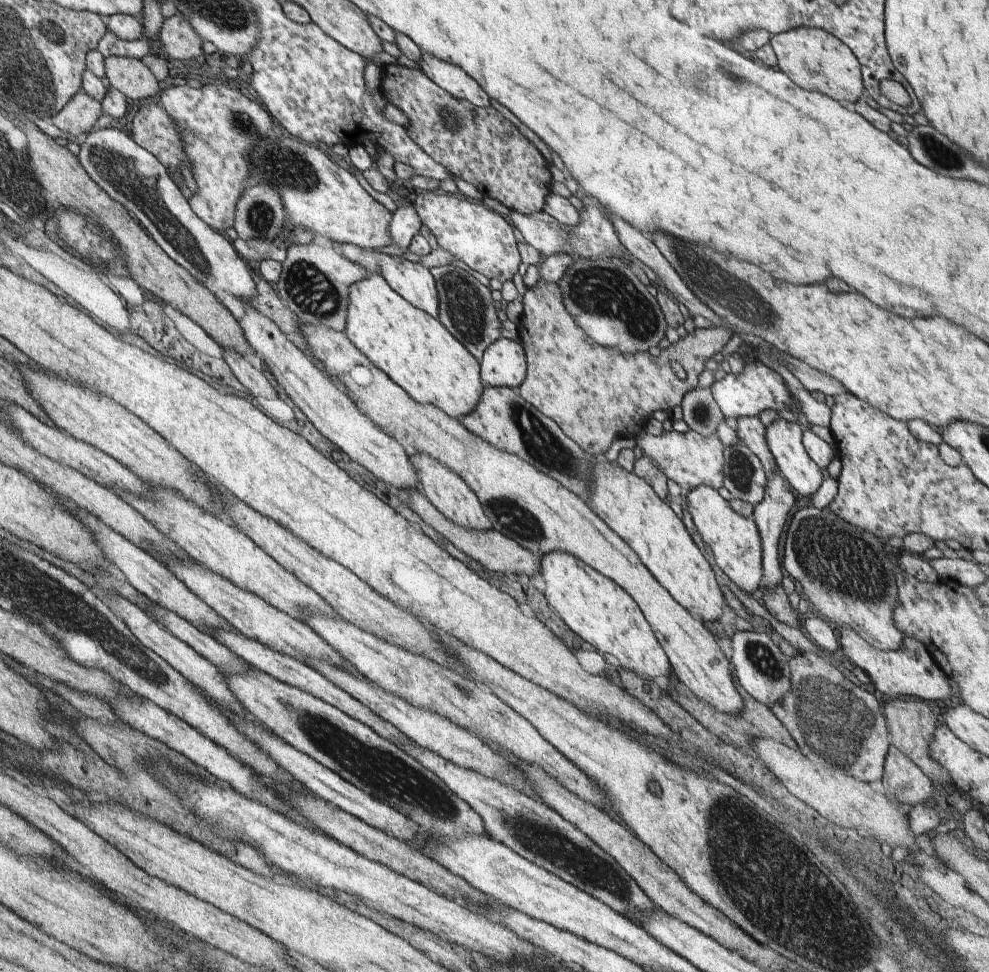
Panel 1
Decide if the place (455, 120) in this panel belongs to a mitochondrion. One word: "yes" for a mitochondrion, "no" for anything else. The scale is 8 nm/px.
yes

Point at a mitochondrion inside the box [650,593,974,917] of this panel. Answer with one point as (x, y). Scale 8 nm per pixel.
(838, 724)

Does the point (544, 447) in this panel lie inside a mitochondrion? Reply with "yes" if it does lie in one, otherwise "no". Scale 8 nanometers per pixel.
yes

